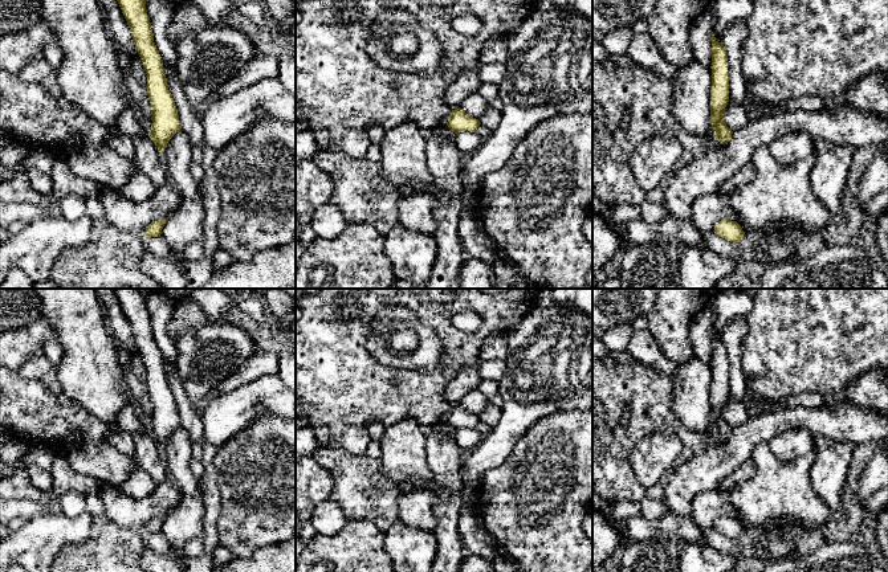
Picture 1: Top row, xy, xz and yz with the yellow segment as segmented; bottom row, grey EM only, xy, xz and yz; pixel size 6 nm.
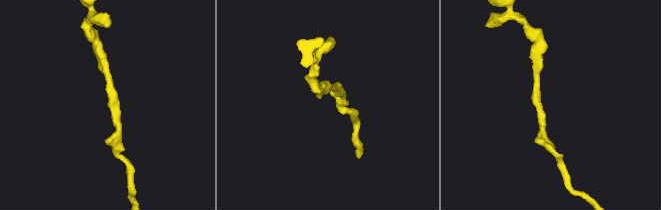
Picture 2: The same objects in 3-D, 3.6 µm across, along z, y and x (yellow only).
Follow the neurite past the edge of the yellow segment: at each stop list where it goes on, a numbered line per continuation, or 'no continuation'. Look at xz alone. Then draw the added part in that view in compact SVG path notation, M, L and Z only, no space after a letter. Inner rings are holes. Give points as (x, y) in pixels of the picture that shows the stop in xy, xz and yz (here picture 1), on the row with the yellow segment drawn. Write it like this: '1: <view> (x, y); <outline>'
no continuation

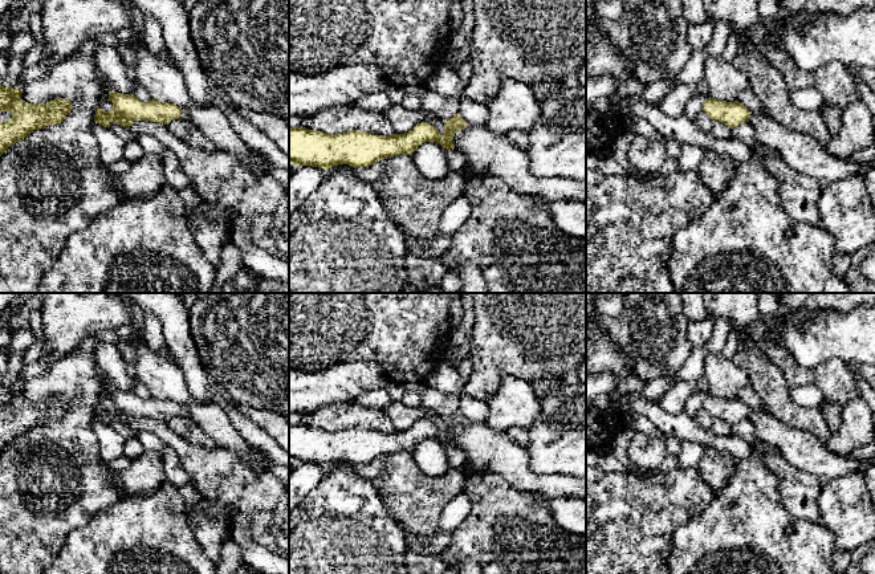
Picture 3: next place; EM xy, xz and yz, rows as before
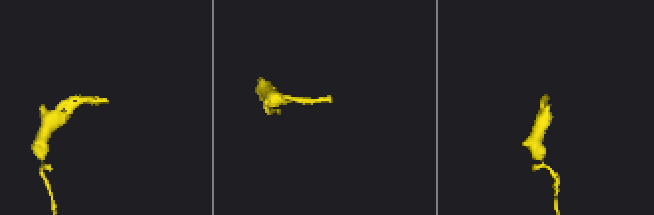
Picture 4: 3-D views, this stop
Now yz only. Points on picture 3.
no continuation

